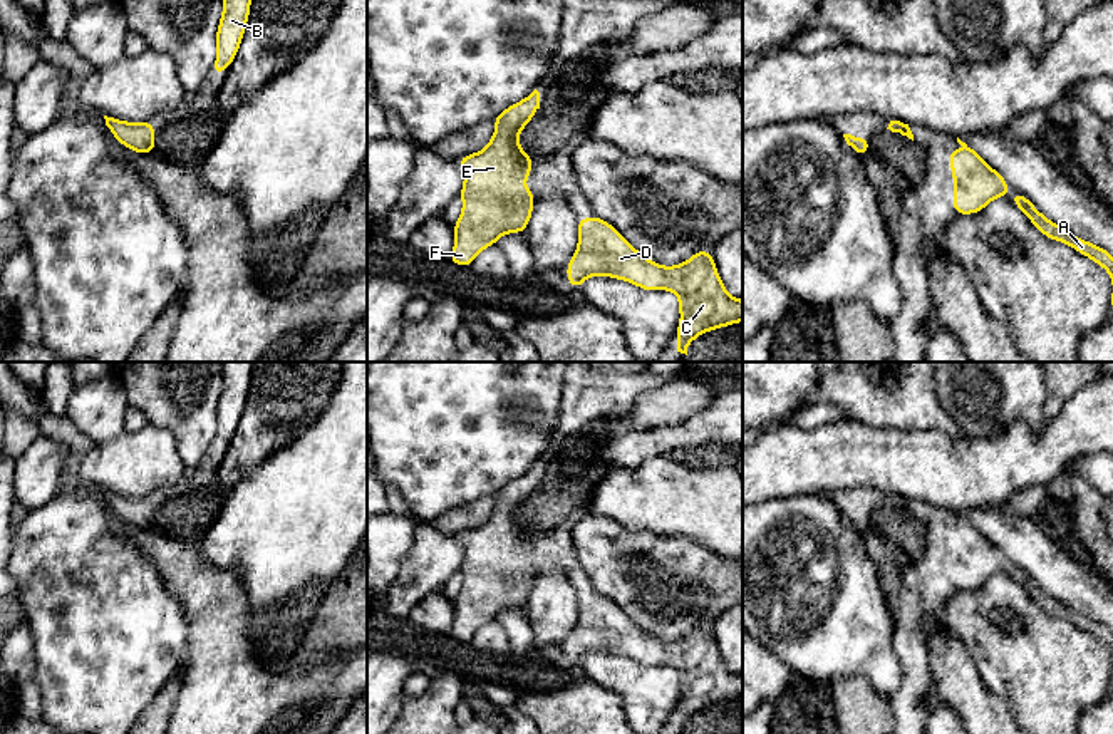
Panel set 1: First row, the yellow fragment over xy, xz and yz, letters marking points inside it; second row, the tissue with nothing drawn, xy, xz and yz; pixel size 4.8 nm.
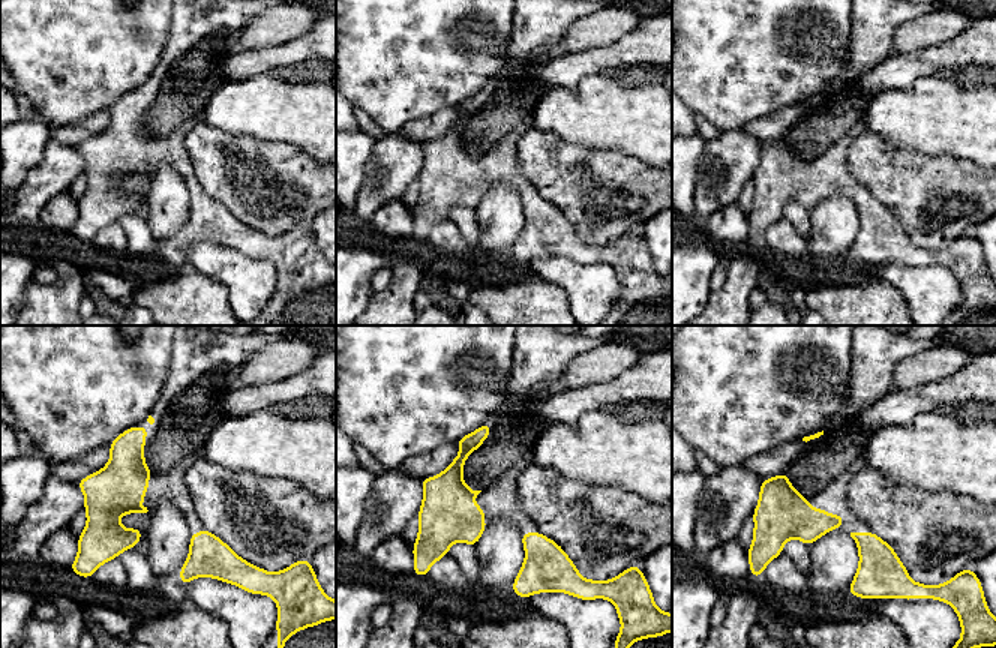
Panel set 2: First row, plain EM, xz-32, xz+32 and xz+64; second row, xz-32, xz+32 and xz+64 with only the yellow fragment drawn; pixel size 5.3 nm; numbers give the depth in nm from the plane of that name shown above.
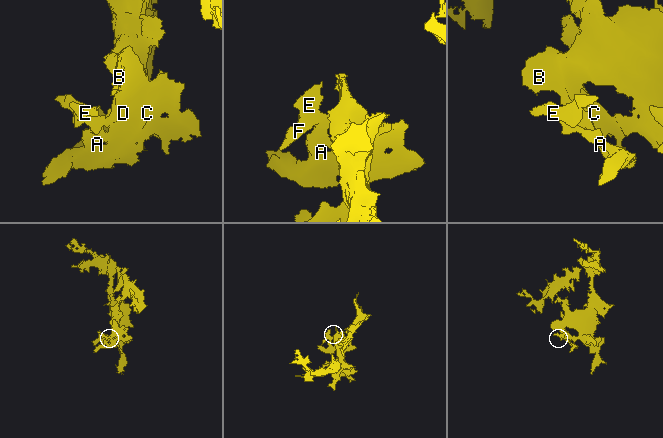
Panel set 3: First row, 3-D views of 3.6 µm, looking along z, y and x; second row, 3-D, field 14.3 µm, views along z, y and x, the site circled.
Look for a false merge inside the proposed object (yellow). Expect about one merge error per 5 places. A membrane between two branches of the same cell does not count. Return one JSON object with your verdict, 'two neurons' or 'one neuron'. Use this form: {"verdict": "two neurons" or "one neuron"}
{"verdict": "one neuron"}

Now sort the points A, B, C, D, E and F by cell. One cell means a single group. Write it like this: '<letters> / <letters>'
A B C D E F

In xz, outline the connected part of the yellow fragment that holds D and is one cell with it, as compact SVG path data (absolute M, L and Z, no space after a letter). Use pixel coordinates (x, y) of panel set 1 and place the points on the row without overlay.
M597 590L577 593L577 598L578 622L567 640L570 662L578 665L587 654L603 650L647 667L674 667L681 687L677 727L687 731L696 712L743 697L743 675L727 669L709 625L699 625L681 640L662 642L645 633Z

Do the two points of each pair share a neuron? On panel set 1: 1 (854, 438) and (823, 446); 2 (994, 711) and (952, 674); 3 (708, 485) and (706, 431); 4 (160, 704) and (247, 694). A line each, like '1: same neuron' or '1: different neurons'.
1: same neuron
2: same neuron
3: different neurons
4: different neurons

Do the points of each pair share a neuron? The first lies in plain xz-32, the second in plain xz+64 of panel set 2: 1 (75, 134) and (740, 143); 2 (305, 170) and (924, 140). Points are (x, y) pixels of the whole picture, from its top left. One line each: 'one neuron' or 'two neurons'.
1: two neurons
2: two neurons

